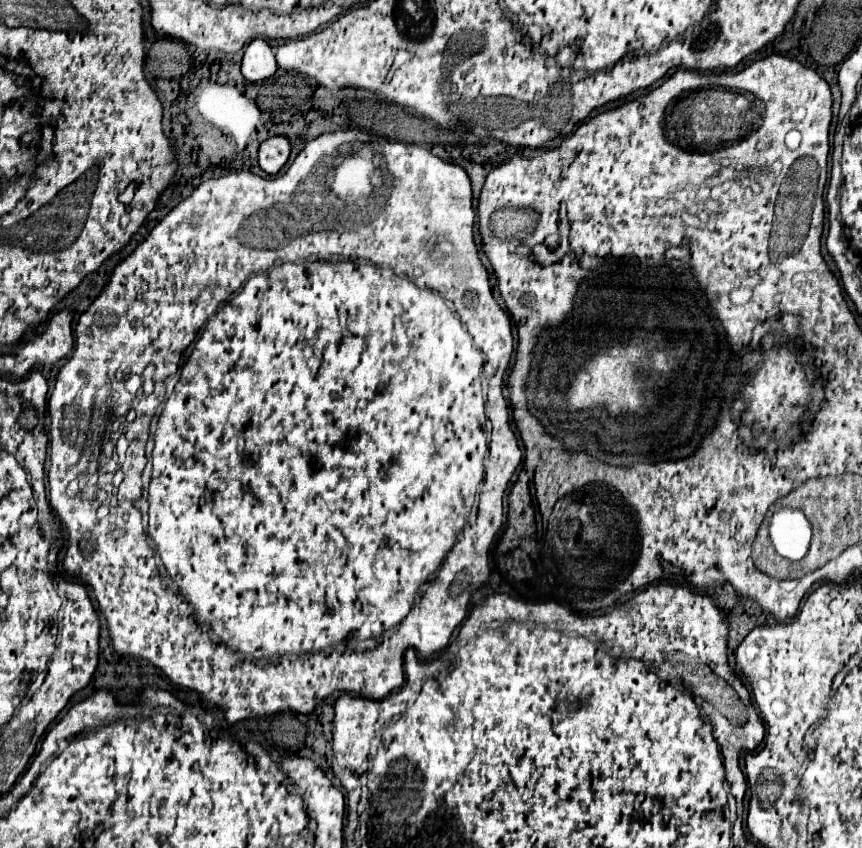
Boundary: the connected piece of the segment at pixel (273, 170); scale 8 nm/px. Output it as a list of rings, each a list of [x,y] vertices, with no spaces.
[[[273,136],[265,140],[259,148],[259,166],[263,172],[275,176],[287,162],[289,158],[291,144],[285,136]]]

